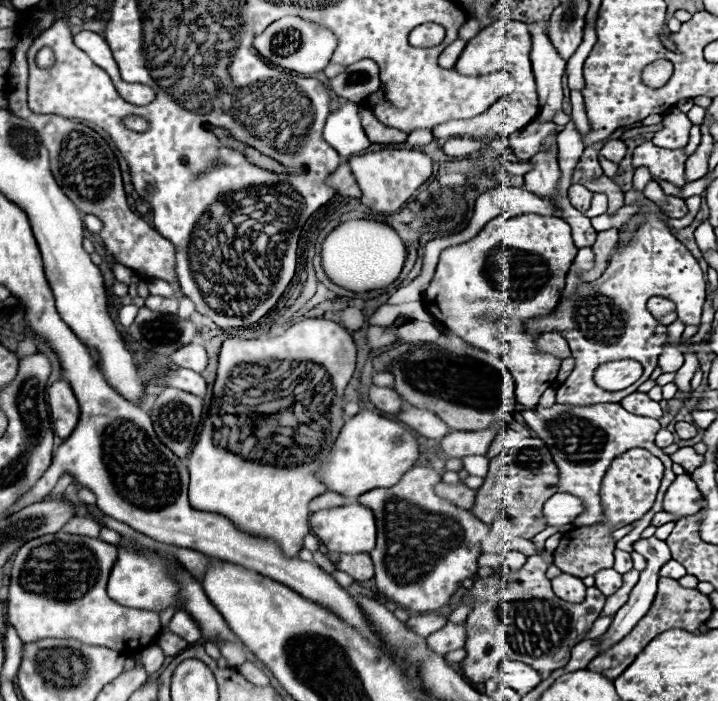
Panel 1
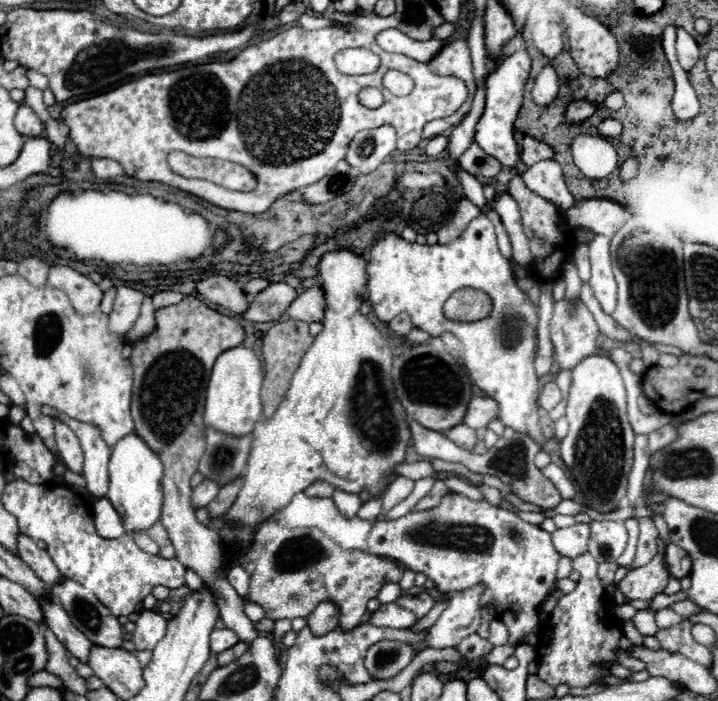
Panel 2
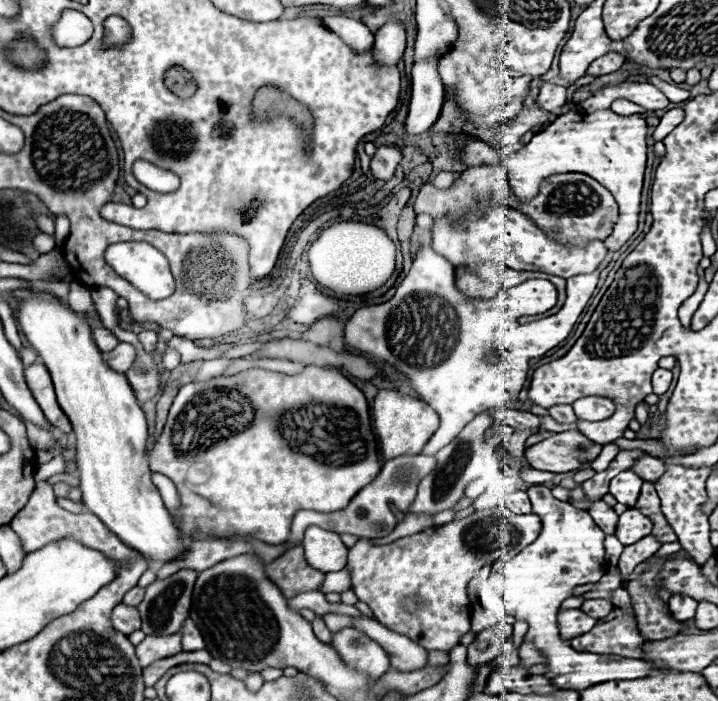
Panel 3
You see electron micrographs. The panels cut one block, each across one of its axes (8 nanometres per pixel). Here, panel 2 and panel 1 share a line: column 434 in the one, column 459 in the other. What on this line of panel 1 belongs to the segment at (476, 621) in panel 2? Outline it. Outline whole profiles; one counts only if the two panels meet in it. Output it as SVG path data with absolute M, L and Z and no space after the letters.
M446 622L444 628L440 628L438 632L430 634L426 638L426 644L430 650L438 652L440 656L452 652L452 650L458 650L464 646L464 640L466 640L466 630L464 630L464 622L460 624L454 624L454 622Z

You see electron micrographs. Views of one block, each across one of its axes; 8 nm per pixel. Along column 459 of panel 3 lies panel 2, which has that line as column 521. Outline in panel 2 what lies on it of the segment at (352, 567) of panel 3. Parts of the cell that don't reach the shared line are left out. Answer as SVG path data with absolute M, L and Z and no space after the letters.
M448 492L448 496L444 496L444 500L440 500L440 504L428 512L412 512L398 520L376 522L368 536L366 548L372 554L392 556L412 572L426 574L434 582L434 588L444 596L484 584L480 606L494 606L494 616L506 624L508 644L512 646L520 646L522 640L538 626L540 604L556 580L556 566L560 560L552 546L552 536L540 526L528 524L514 512L496 508L488 500L470 500L456 492Z

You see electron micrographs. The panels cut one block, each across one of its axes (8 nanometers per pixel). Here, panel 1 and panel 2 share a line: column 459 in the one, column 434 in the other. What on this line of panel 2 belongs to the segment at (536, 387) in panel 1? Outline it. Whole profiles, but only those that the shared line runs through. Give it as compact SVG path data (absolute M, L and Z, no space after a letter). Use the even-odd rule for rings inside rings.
M486 214L474 218L462 236L450 244L422 246L406 242L394 232L386 232L372 246L366 272L368 300L374 312L408 312L415 328L405 339L412 339L412 346L431 344L438 352L450 354L466 370L468 378L498 404L498 418L504 426L514 432L528 432L528 436L532 436L532 440L540 446L546 444L538 420L538 376L534 370L534 356L538 348L538 312L528 296L516 286L512 264L500 254L494 224L486 218ZM460 264L468 264L468 272L460 272L458 268L466 268ZM460 288L478 288L490 296L492 312L486 320L444 320L442 308L452 292ZM457 358L464 360L466 368Z

